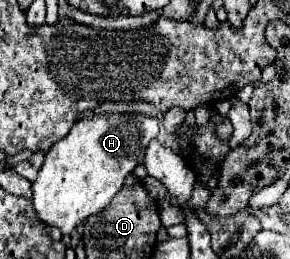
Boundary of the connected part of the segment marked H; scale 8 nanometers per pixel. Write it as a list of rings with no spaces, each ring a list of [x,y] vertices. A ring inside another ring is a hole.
[[[145,115],[81,117],[69,135],[45,153],[43,167],[31,185],[33,207],[41,223],[69,235],[87,217],[105,209],[121,189],[123,179],[143,161],[143,149],[159,133],[159,121]]]

